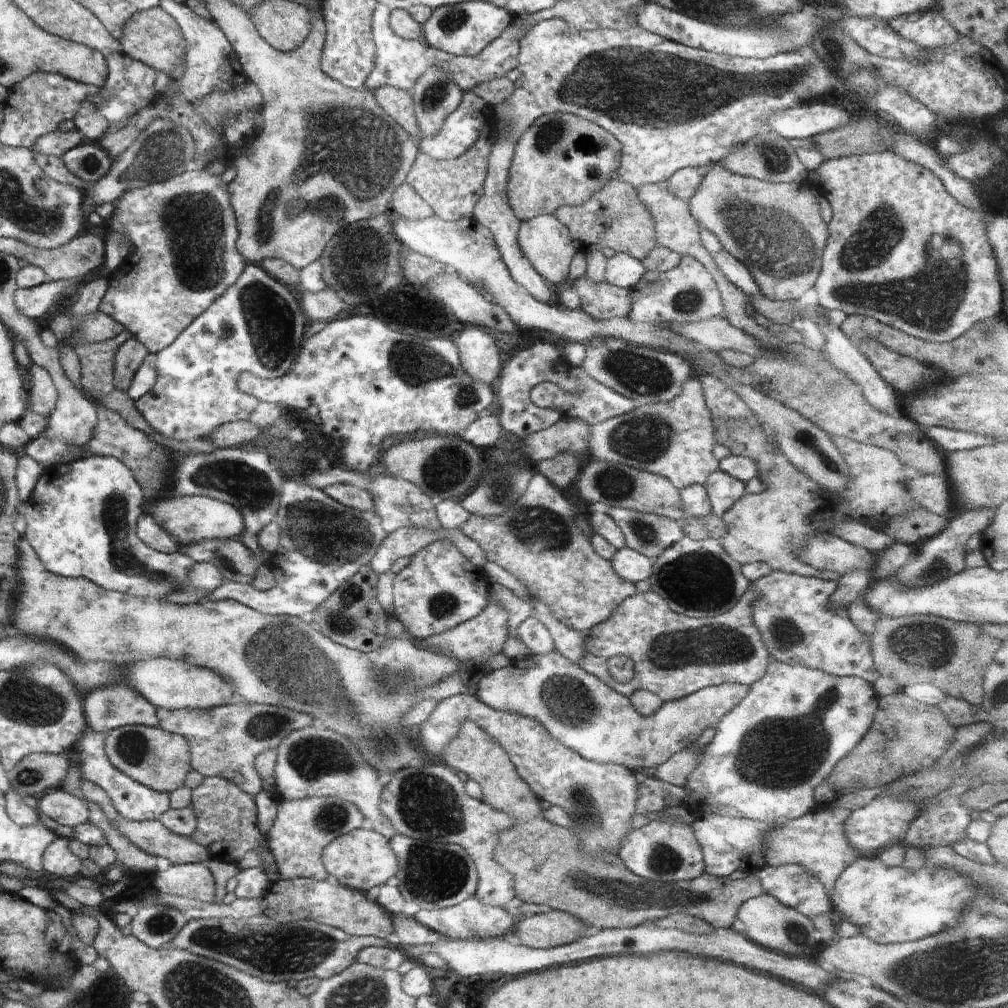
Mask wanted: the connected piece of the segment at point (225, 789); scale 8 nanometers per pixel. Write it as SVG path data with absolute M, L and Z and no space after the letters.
M205 777L199 787L191 790L190 806L197 820L190 839L205 846L214 859L236 864L264 838L257 824L254 796L240 790L232 781L220 777Z

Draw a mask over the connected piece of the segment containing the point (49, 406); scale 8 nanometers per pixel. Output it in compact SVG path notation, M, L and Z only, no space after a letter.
M32 364L30 374L30 409L38 414L51 414L57 403L57 390L50 373L40 365Z

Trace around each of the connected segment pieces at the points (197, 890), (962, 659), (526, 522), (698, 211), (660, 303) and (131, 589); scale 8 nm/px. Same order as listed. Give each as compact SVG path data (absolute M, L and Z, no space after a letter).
M178 863L164 872L158 872L155 888L202 902L215 901L215 878L207 866L200 863Z
M930 615L903 616L899 619L881 616L875 624L875 629L870 634L871 655L874 666L880 675L889 679L898 680L906 686L906 674L910 682L930 682L944 688L948 694L956 698L964 698L970 704L980 704L982 678L987 666L993 661L995 652L999 649L1001 641L993 636L983 633L979 625L974 623L959 623Z
M536 472L526 492L500 516L484 517L471 514L460 529L468 538L475 540L483 548L488 561L506 569L525 585L532 597L551 609L557 621L575 631L588 632L592 627L612 616L621 602L636 594L636 586L618 576L609 560L596 554L590 539L583 533L568 503L542 473Z
M718 164L711 167L706 173L703 173L700 184L694 191L692 198L688 201L689 211L694 217L694 220L697 220L700 225L704 225L718 238L726 252L737 258L752 273L753 279L760 287L762 296L775 301L794 301L798 300L804 292L815 286L815 282L821 271L822 251L829 235L827 223L824 222L821 215L820 205L812 192L814 188L807 180L801 183L773 183L732 172L724 165Z
M681 256L680 264L660 274L658 282L645 284L641 282L629 297L631 305L628 316L632 322L660 323L697 323L724 315L724 307L718 285L714 282L708 269L694 257Z
M96 455L68 460L44 470L39 486L35 497L21 505L21 515L27 521L24 536L48 571L63 577L84 577L108 590L151 599L168 599L189 580L191 568L196 563L188 554L156 552L138 535L137 524L144 513L142 506L147 497L123 461L113 456Z

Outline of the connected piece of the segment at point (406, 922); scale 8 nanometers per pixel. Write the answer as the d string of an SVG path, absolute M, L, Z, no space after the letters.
M398 914L393 916L394 930L391 942L402 946L421 945L434 942L441 936L433 930L427 929L421 922L418 922L414 916Z

